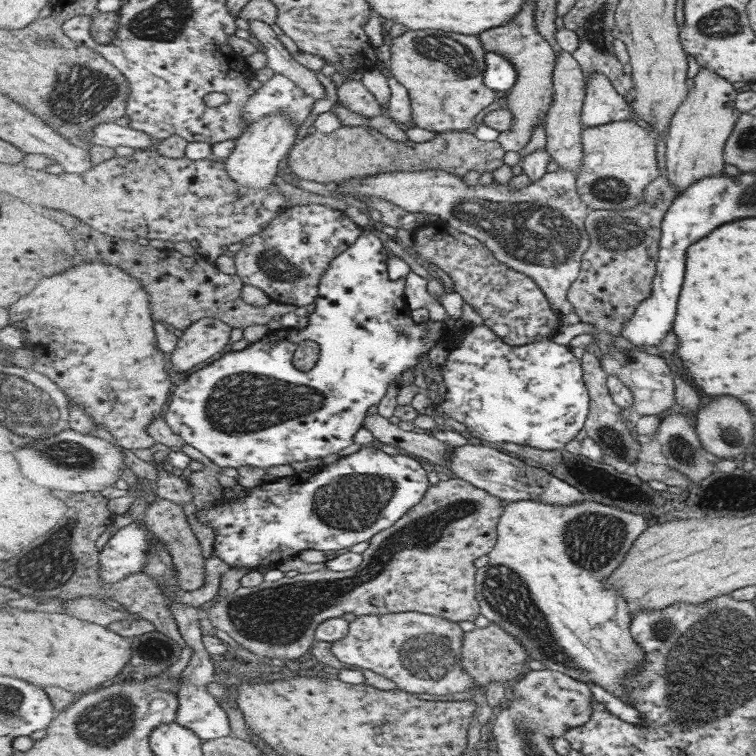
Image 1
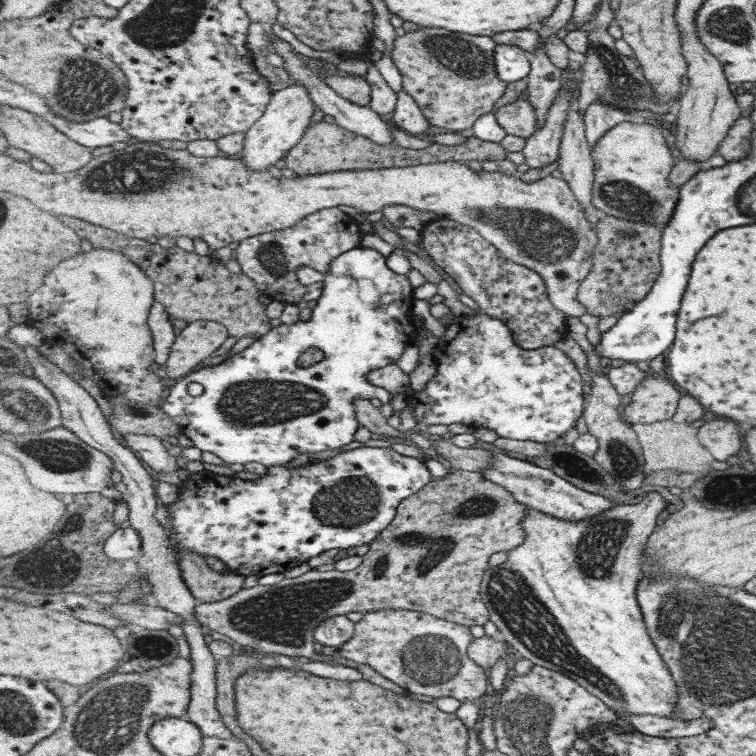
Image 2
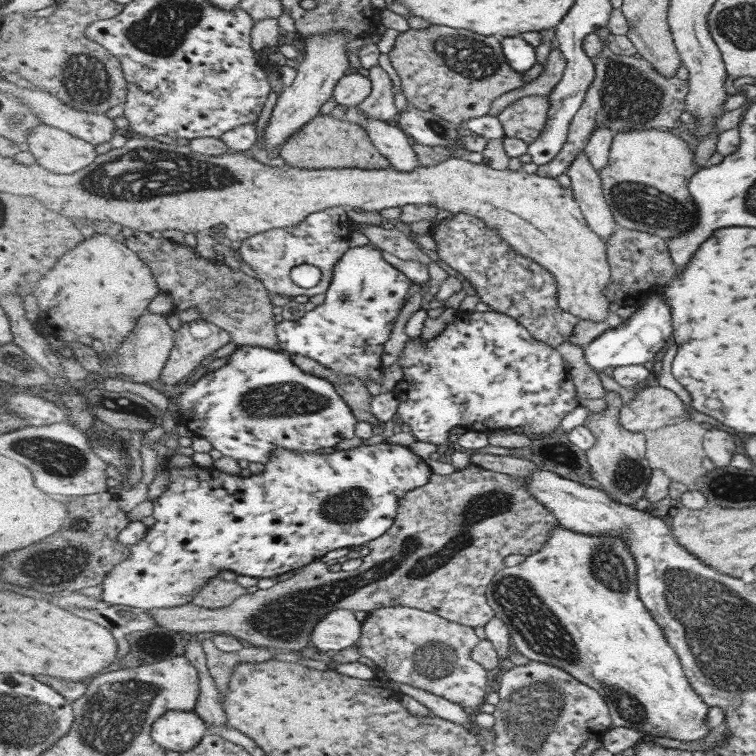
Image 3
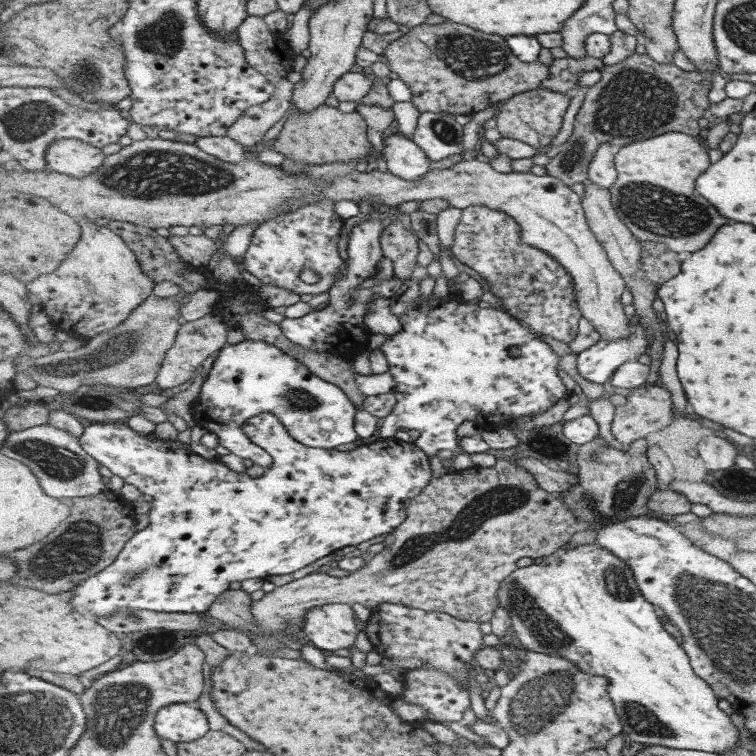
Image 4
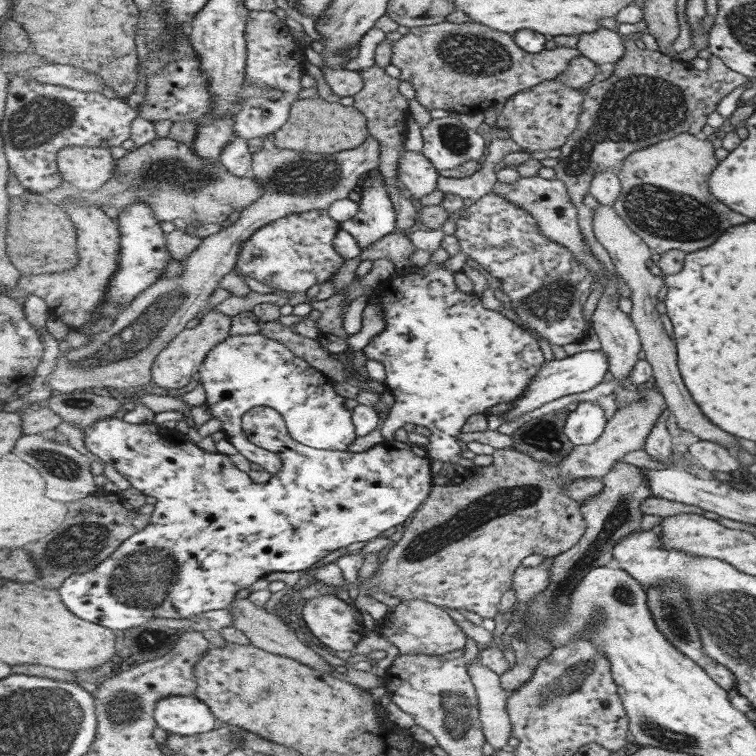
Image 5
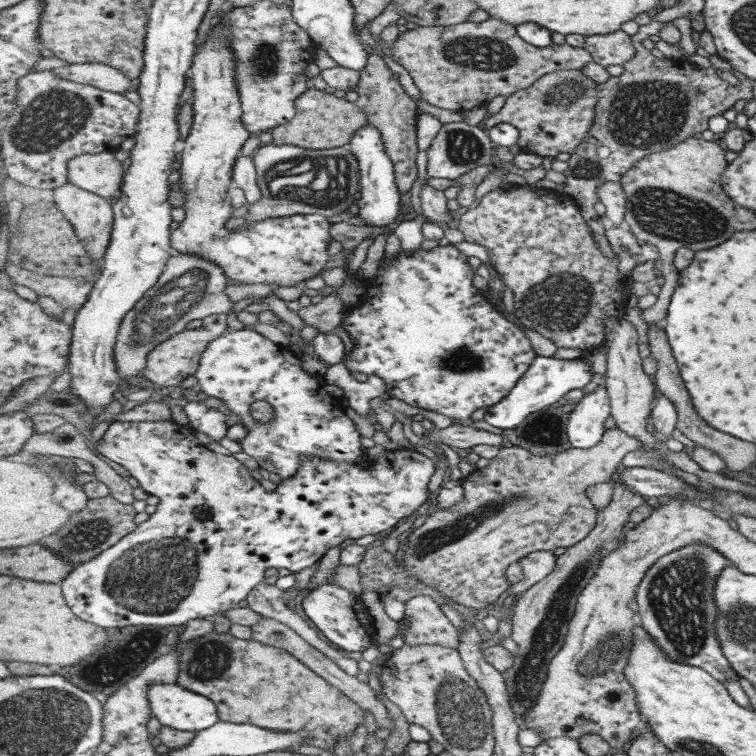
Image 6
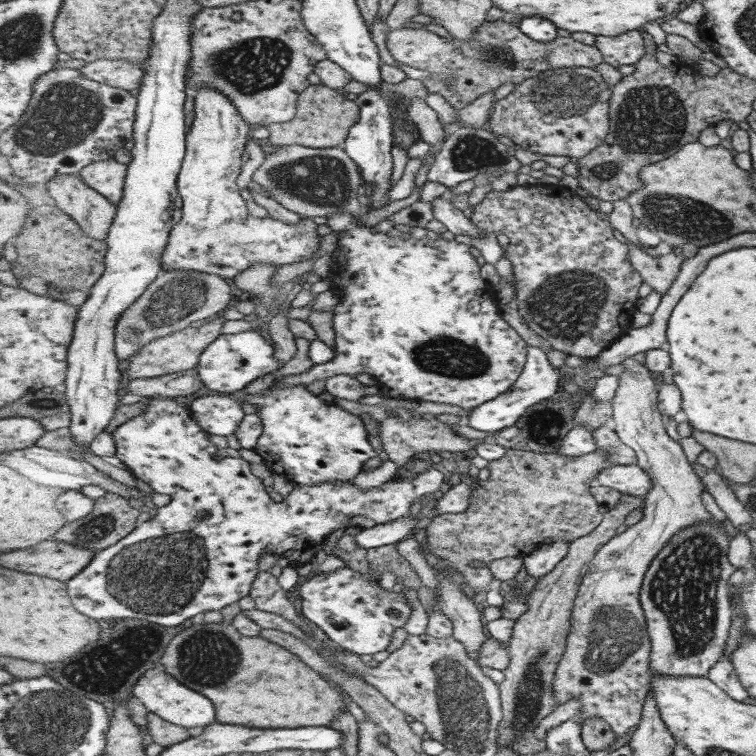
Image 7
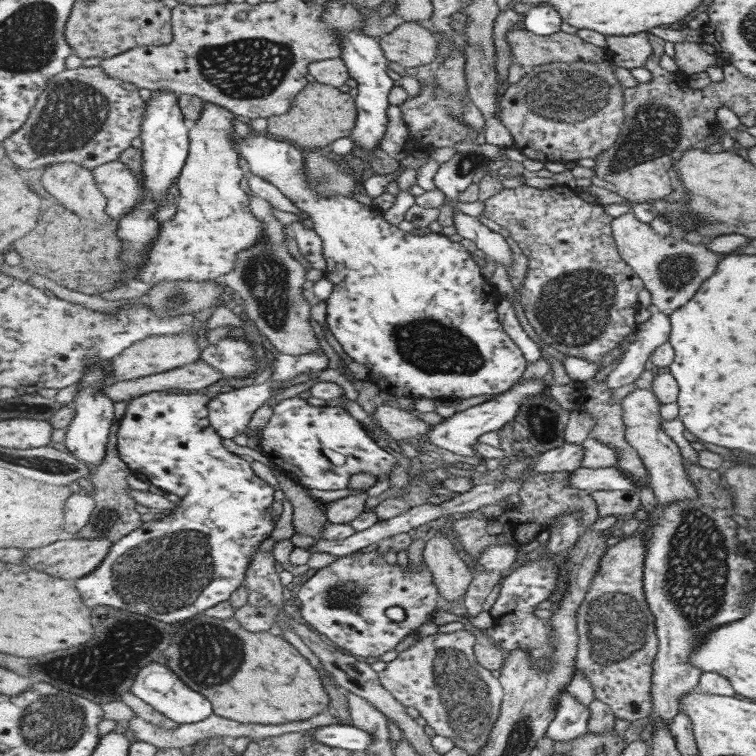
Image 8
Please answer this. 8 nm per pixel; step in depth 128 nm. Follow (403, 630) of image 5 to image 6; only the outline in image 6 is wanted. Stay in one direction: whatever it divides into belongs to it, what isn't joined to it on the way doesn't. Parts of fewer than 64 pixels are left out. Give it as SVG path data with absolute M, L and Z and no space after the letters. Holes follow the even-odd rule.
M418 596L405 603L408 627L404 630L406 644L433 644L459 649L461 637L451 620L429 596Z

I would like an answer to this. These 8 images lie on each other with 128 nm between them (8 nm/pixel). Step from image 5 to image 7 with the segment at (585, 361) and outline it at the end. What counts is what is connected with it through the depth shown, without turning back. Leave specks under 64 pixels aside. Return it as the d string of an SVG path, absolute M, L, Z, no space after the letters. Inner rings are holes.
M528 346L526 368L515 381L513 388L493 400L471 409L469 418L465 422L472 428L485 431L491 435L494 435L497 431L509 429L510 426L517 424L519 418L532 406L555 396L559 392L559 388L562 387L564 379L565 374L553 366L548 353L544 353L541 348Z

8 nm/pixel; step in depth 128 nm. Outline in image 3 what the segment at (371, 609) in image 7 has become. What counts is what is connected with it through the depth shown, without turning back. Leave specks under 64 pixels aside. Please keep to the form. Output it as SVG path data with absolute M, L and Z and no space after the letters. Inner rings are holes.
M334 610L323 616L322 619L314 627L311 638L314 646L320 651L339 652L345 650L349 646L353 646L362 637L362 622L355 618L353 610Z

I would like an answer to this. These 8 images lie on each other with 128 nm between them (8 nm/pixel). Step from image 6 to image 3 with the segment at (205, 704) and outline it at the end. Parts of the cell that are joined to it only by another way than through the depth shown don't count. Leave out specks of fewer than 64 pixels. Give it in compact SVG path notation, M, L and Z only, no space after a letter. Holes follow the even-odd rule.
M170 710L155 722L153 740L167 751L189 752L209 733L208 725L195 710Z

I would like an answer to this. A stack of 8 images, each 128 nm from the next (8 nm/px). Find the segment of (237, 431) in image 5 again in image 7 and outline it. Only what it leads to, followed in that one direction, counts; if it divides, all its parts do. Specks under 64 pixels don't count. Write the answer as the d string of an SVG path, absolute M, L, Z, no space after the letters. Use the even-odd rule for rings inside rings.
M254 328L235 334L222 334L206 348L197 369L206 388L218 394L233 394L247 388L257 378L277 372L281 367L281 362L275 358L275 348ZM278 377L272 382L272 387L270 389L266 389L265 392L259 391L255 394L246 395L246 400L249 403L254 404L254 406L258 406L257 414L260 414L263 423L263 434L259 437L259 442L257 448L253 451L262 457L263 462L269 470L274 470L275 473L283 474L286 479L292 481L297 485L318 485L319 483L324 483L325 481L351 481L359 472L361 472L361 468L365 466L365 462L369 460L369 458L377 457L378 454L375 452L375 448L369 444L369 440L367 440L367 430L365 430L365 426L359 418L359 415L353 415L349 412L343 410L343 408L339 408L339 406L335 405L333 402L327 402L325 400L321 400L318 395L312 394L307 390L306 384L298 384L294 387L282 387L281 385L273 385L277 380L284 380L284 377Z

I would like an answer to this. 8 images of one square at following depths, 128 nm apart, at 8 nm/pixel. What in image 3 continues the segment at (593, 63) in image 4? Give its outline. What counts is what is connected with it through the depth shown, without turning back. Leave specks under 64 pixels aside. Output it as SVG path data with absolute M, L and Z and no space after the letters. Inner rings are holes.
M559 47L554 48L546 63L545 71L528 84L500 97L491 107L490 114L498 117L508 106L526 96L550 95L555 86L561 82L567 65L568 60L561 49Z

